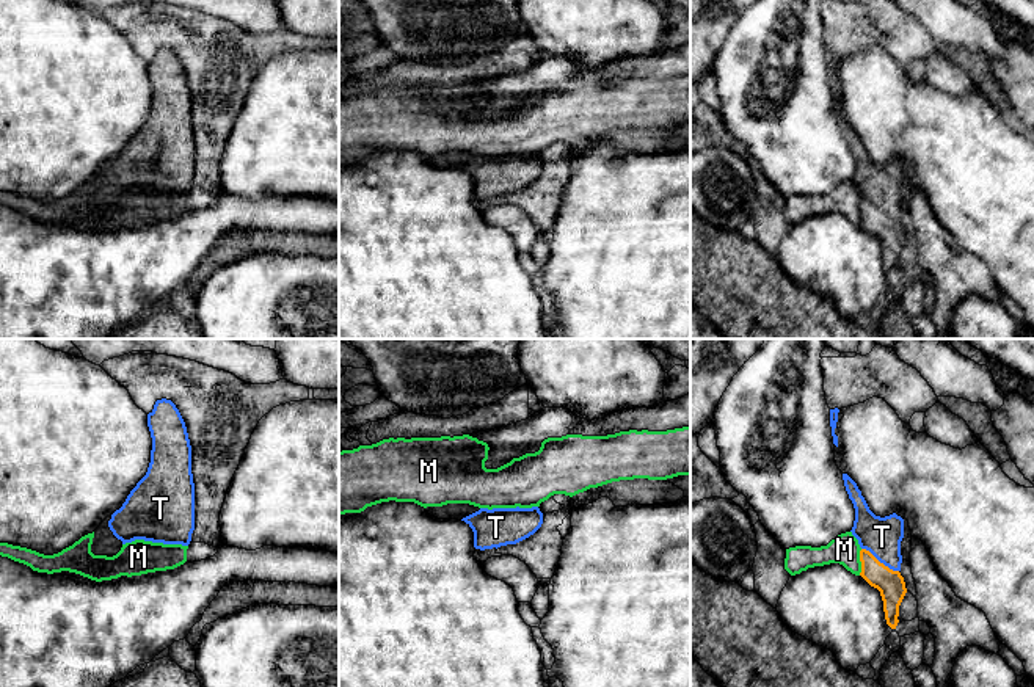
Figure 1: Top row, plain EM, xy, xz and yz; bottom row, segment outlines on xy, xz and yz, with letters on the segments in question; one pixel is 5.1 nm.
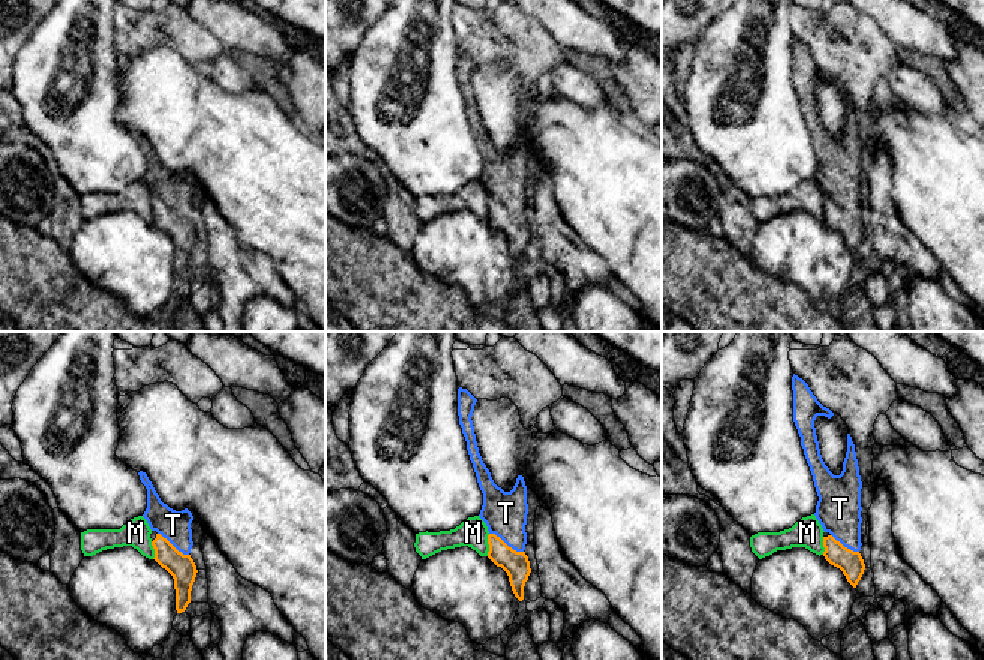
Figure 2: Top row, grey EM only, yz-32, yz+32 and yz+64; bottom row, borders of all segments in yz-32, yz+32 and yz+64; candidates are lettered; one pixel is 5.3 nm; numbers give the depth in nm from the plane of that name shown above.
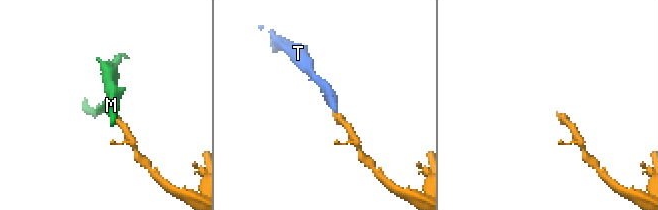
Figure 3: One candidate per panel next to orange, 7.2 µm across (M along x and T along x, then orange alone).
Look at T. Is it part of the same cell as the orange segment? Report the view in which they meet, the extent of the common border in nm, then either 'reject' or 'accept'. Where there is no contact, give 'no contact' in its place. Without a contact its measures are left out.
meets orange in yz; contact 220 nm long; accept

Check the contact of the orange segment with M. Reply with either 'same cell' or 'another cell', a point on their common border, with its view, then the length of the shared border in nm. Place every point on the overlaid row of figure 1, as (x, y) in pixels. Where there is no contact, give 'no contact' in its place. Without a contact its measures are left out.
another cell | yz (860, 560) | 140 nm

